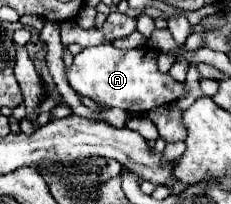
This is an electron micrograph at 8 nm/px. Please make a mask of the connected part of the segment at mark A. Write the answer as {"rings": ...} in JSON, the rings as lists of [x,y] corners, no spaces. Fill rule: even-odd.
{"rings":[[[113,44],[89,46],[73,56],[73,64],[65,68],[71,88],[79,96],[91,98],[97,106],[121,108],[129,114],[145,114],[151,108],[173,102],[185,94],[185,86],[157,70],[157,52],[153,48],[119,50]]]}

